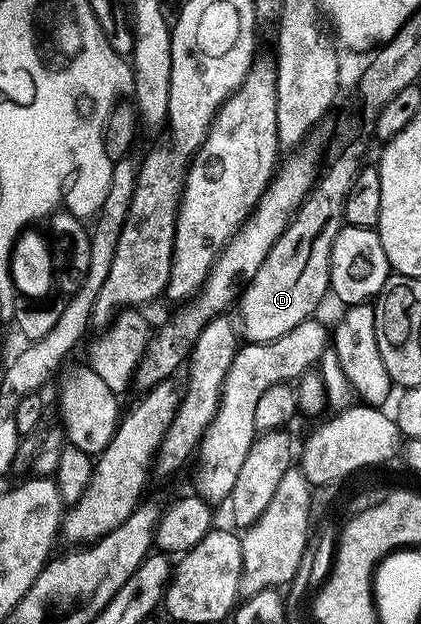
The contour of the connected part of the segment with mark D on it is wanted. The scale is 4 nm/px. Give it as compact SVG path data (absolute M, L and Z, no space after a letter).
M342 129L338 133L342 141L350 141L347 145L342 145L330 157L330 162L324 165L320 176L314 183L314 188L306 196L306 202L298 209L297 216L291 221L290 226L282 233L280 239L272 247L260 267L256 271L254 278L243 288L240 298L242 305L242 321L240 329L247 342L256 345L267 345L269 341L280 339L288 335L300 323L311 320L318 309L318 304L330 293L330 260L332 259L332 249L336 243L336 237L342 230L344 218L346 216L346 200L348 199L354 181L358 178L358 173L364 168L362 162L362 152L366 145L360 138L354 137L350 129Z

